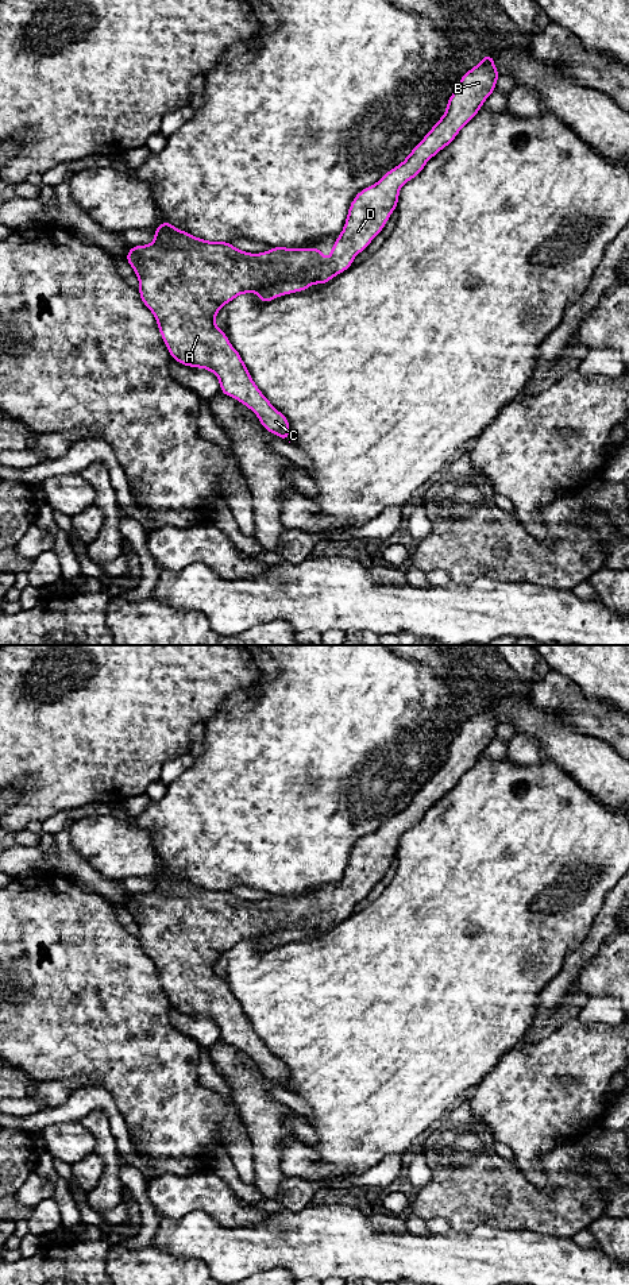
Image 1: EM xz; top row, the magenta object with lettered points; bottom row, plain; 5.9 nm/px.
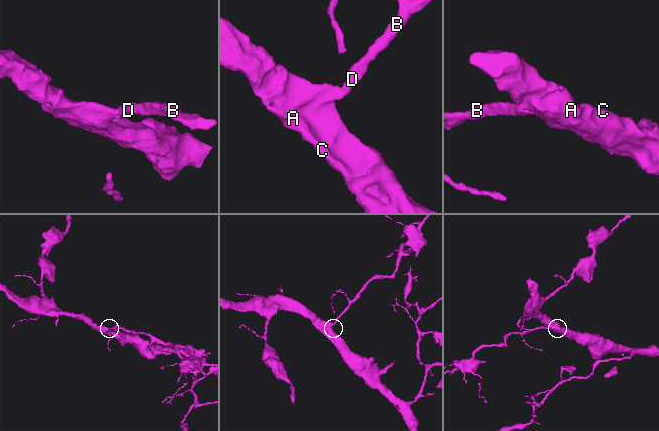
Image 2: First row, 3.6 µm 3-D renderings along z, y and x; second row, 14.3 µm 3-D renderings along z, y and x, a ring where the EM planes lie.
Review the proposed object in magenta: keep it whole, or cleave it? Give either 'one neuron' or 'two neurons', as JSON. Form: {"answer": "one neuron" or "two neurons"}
{"answer": "one neuron"}

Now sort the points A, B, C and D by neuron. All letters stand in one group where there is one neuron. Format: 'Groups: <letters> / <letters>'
Groups: A B C D

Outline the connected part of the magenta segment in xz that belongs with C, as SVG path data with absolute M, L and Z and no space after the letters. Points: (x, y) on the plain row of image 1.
M485 702L483 709L466 719L447 750L447 759L406 807L389 818L375 833L360 838L352 848L341 881L332 894L325 910L320 895L286 896L250 902L235 896L229 890L208 890L163 871L153 877L155 888L146 894L132 894L126 908L139 926L139 944L155 964L158 977L171 1003L184 1014L207 1016L220 1029L220 1039L236 1046L251 1057L262 1074L289 1089L290 1072L254 1031L240 1002L231 993L227 983L215 972L217 960L243 941L258 941L261 950L283 942L302 939L316 931L327 931L354 911L356 902L364 899L381 881L391 860L397 857L400 837L421 821L425 811L447 795L458 780L478 761L485 748L495 738L501 722L494 706Z

